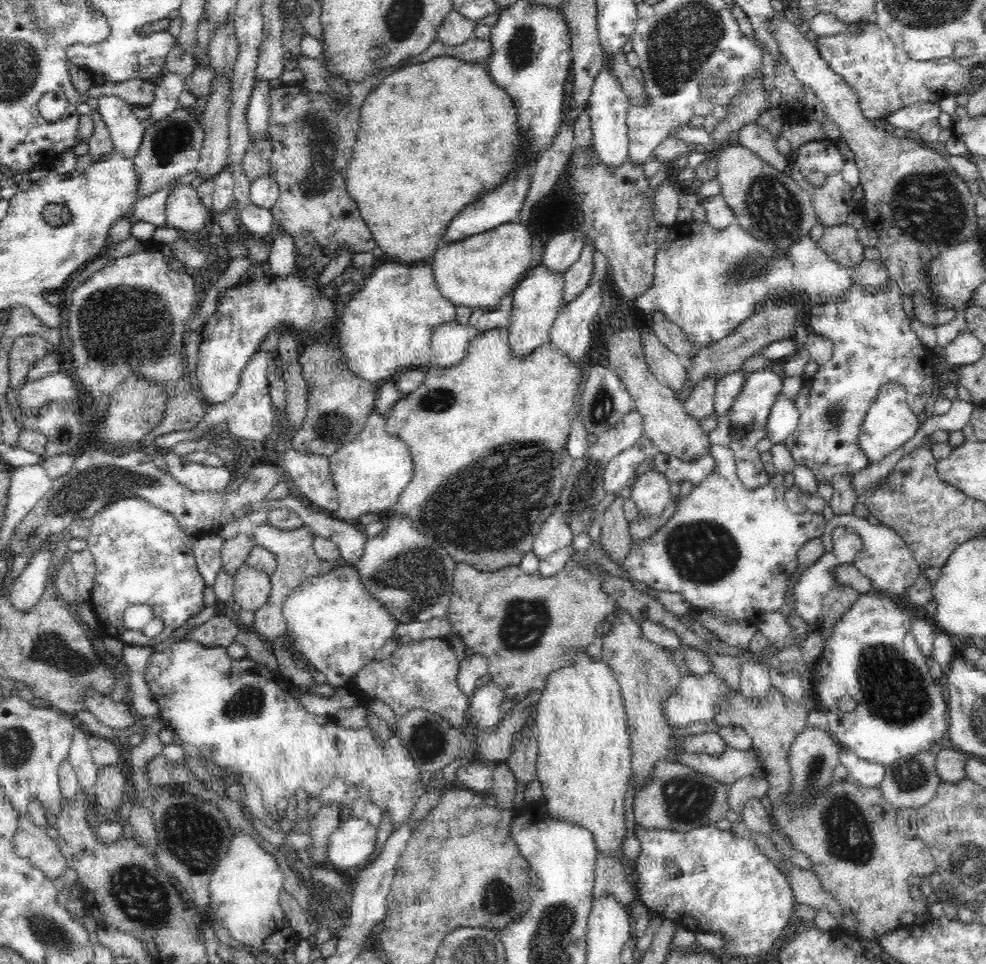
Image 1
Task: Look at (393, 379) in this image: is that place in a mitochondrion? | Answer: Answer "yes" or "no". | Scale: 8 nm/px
no

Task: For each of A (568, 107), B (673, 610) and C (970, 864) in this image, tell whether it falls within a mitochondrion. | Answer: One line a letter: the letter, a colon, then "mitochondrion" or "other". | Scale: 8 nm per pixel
A: other
B: other
C: mitochondrion

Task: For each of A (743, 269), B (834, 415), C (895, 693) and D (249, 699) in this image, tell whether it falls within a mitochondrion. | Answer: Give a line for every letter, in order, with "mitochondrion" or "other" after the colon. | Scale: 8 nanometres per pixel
A: mitochondrion
B: mitochondrion
C: mitochondrion
D: mitochondrion

